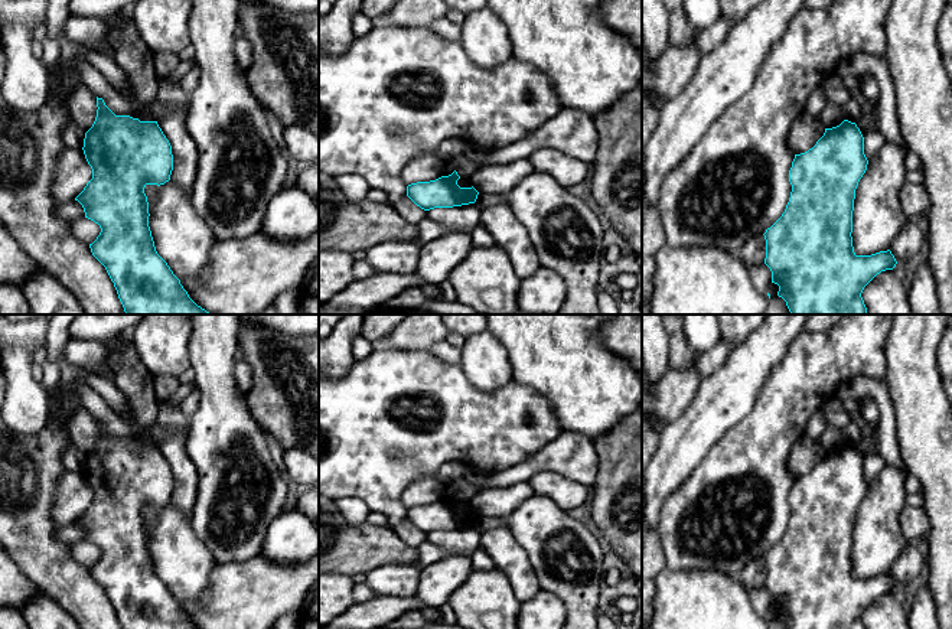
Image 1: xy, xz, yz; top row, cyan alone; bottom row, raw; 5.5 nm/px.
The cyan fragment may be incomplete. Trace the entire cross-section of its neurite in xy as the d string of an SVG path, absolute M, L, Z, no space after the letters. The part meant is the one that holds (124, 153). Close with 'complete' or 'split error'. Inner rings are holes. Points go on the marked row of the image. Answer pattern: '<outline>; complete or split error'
M98 97L97 107L82 147L92 179L75 201L101 228L89 248L114 283L125 314L213 314L189 297L157 254L149 226L144 188L170 180L169 140L157 121L115 115Z; complete

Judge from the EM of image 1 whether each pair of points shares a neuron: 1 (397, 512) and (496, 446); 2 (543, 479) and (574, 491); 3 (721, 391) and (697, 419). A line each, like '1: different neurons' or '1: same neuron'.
1: same neuron
2: same neuron
3: same neuron

